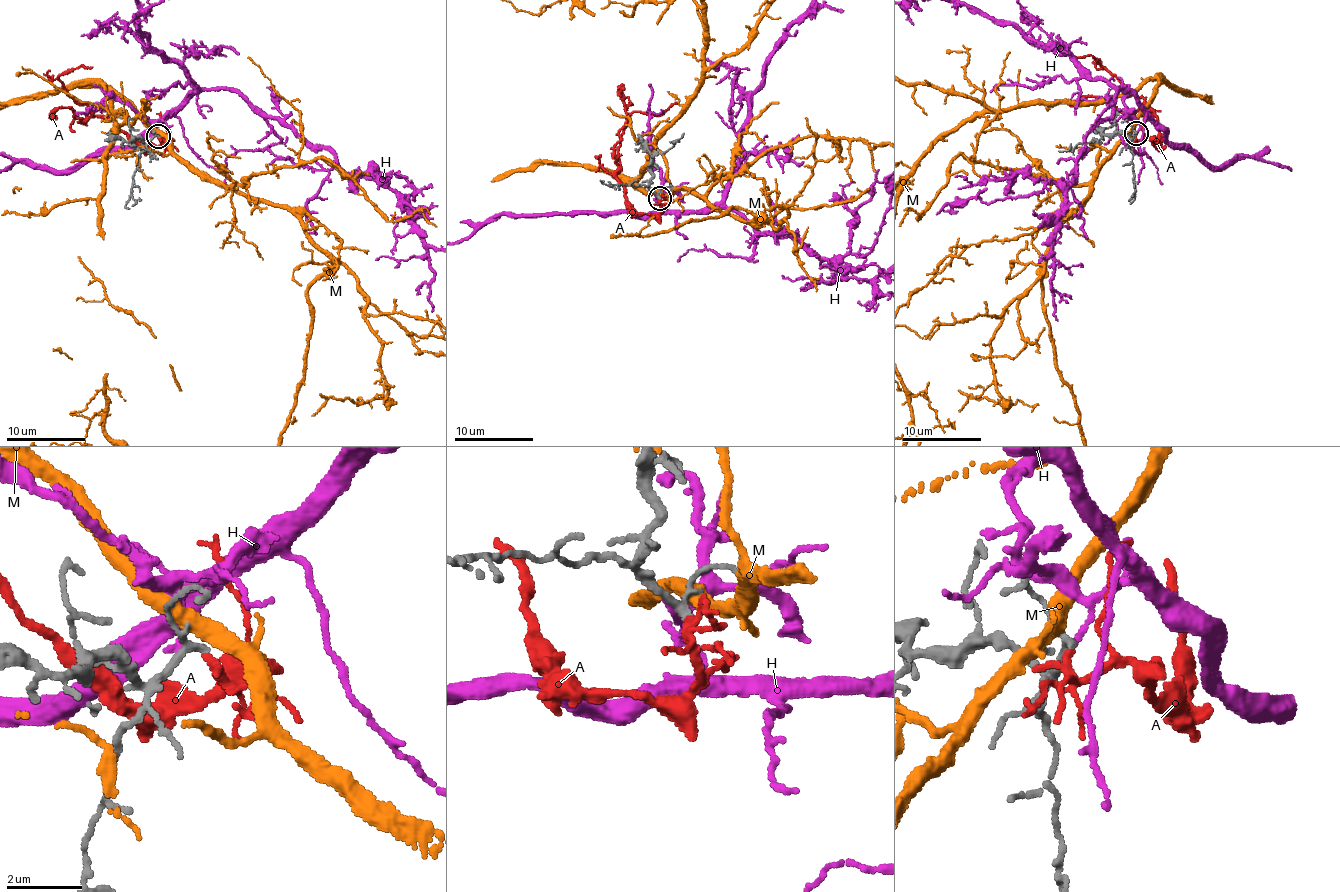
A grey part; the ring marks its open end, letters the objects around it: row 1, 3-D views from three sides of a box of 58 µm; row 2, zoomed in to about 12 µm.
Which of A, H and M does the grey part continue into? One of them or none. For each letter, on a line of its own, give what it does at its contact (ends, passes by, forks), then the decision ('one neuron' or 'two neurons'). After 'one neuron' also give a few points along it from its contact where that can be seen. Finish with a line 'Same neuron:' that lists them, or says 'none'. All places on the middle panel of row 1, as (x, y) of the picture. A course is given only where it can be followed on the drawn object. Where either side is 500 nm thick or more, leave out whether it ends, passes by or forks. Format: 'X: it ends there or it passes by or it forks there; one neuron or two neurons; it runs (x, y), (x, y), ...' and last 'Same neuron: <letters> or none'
A: it passes by; one neuron; it runs (657, 199), (660, 211), (655, 215), (631, 210), (616, 176), (621, 133), (634, 112), (662, 114), (676, 101)
H: it ends there; two neurons
M: it passes by; two neurons
Same neuron: A

